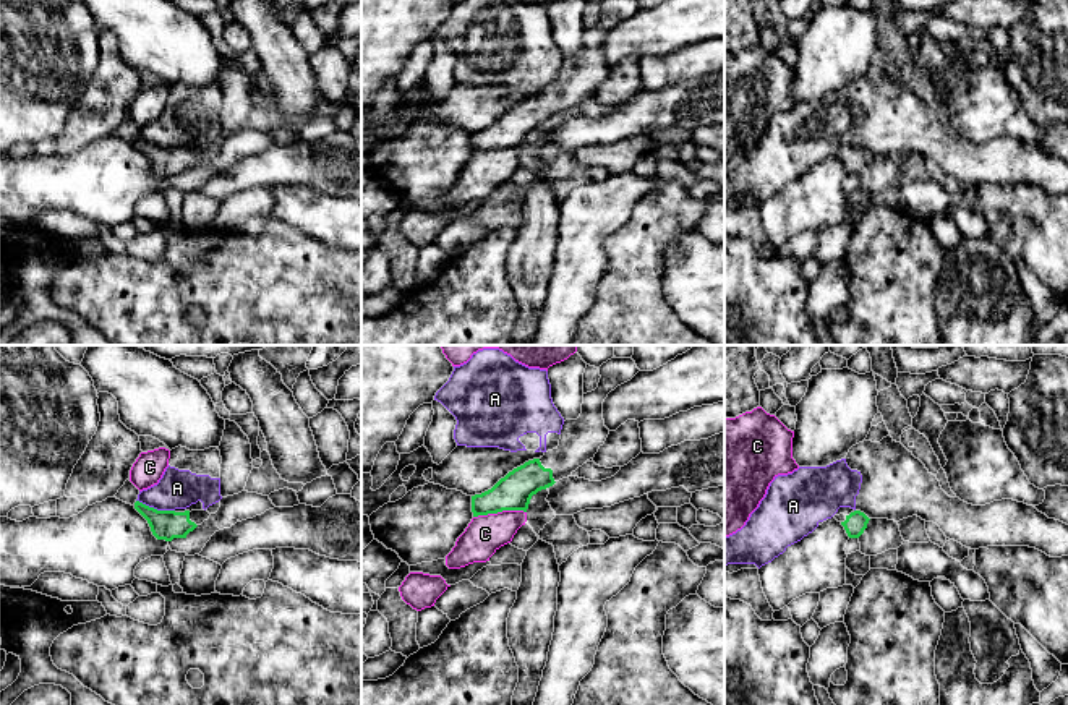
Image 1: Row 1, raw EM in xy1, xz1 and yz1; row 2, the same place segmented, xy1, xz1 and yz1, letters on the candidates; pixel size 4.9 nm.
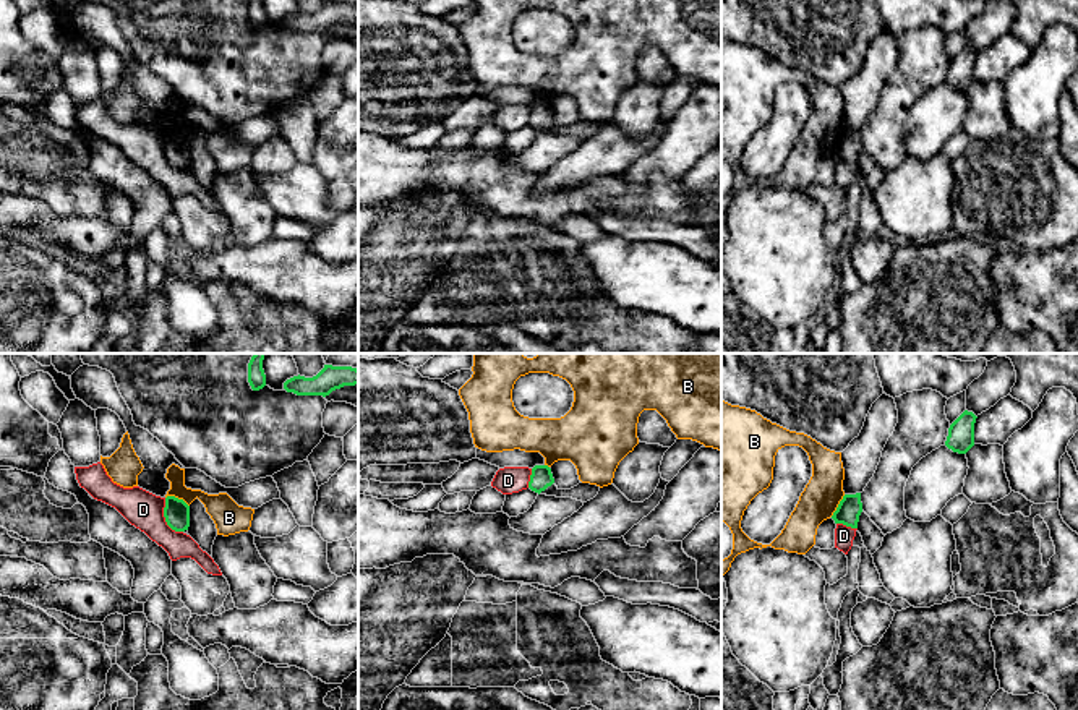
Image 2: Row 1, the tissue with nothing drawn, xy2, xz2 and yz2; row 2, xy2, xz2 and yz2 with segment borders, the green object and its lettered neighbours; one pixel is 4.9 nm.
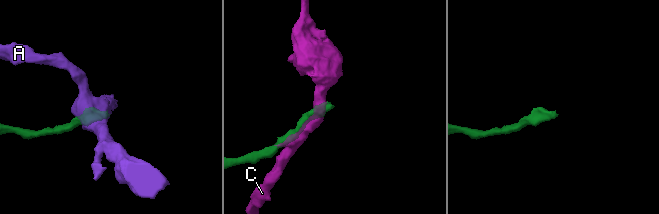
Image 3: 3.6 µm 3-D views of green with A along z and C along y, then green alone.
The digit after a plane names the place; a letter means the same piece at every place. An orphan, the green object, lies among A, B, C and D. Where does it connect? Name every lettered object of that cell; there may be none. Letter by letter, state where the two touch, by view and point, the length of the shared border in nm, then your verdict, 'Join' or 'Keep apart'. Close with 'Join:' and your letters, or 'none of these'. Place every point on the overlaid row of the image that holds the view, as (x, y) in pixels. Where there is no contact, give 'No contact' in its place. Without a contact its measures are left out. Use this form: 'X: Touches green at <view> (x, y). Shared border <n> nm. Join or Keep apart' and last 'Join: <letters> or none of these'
A: Touches green at xy1 (156, 509). Shared border 200 nm. Keep apart
B: Touches green at xy2 (177, 498). Shared border 130 nm. Keep apart
C: Touches green at xz1 (499, 511). Shared border 260 nm. Keep apart
D: Touches green at xy2 (166, 519). Shared border 200 nm. Keep apart
Join: none of these

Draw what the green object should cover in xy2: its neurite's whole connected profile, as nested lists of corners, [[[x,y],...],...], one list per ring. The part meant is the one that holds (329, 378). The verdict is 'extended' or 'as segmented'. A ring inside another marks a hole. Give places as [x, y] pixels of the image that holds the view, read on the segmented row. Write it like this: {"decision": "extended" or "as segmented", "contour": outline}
{"decision": "as segmented", "contour": [[[332,366],[324,368],[313,378],[293,376],[284,383],[287,392],[297,396],[329,396],[332,391],[344,386],[358,384],[358,370],[352,366]]]}

